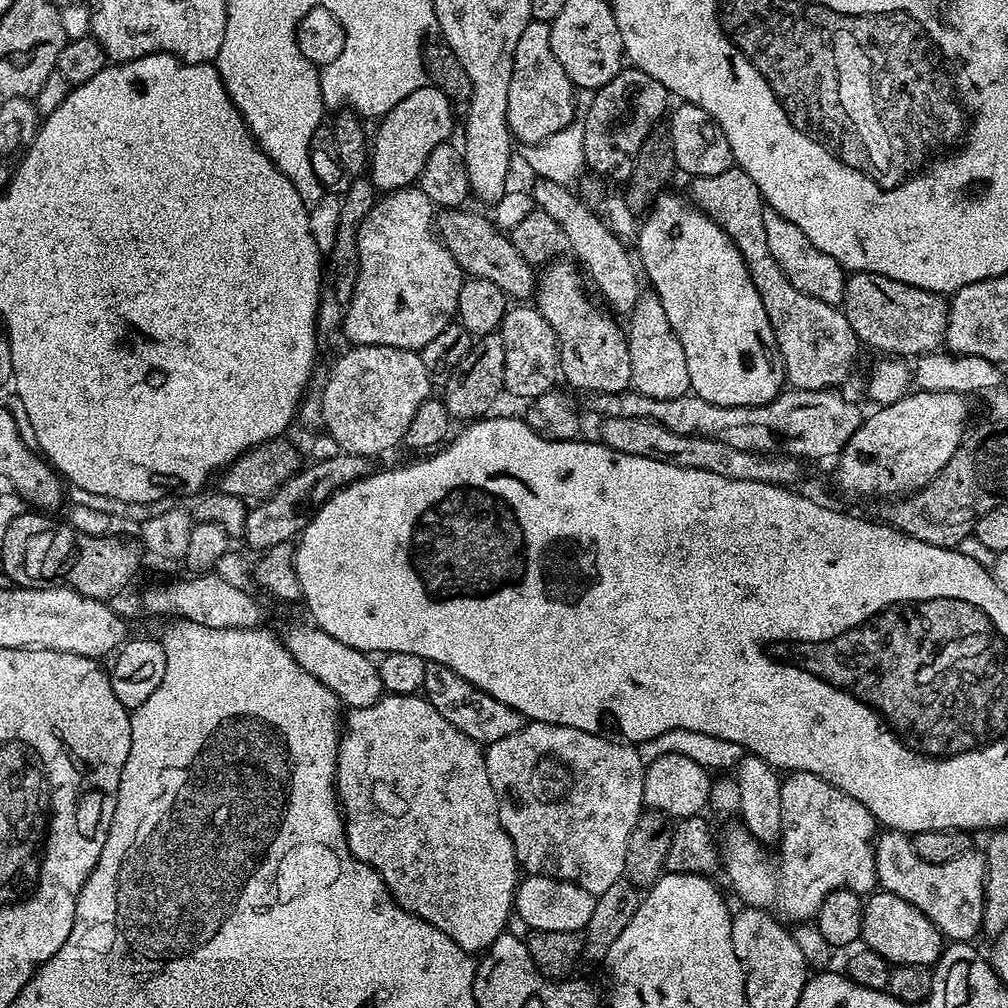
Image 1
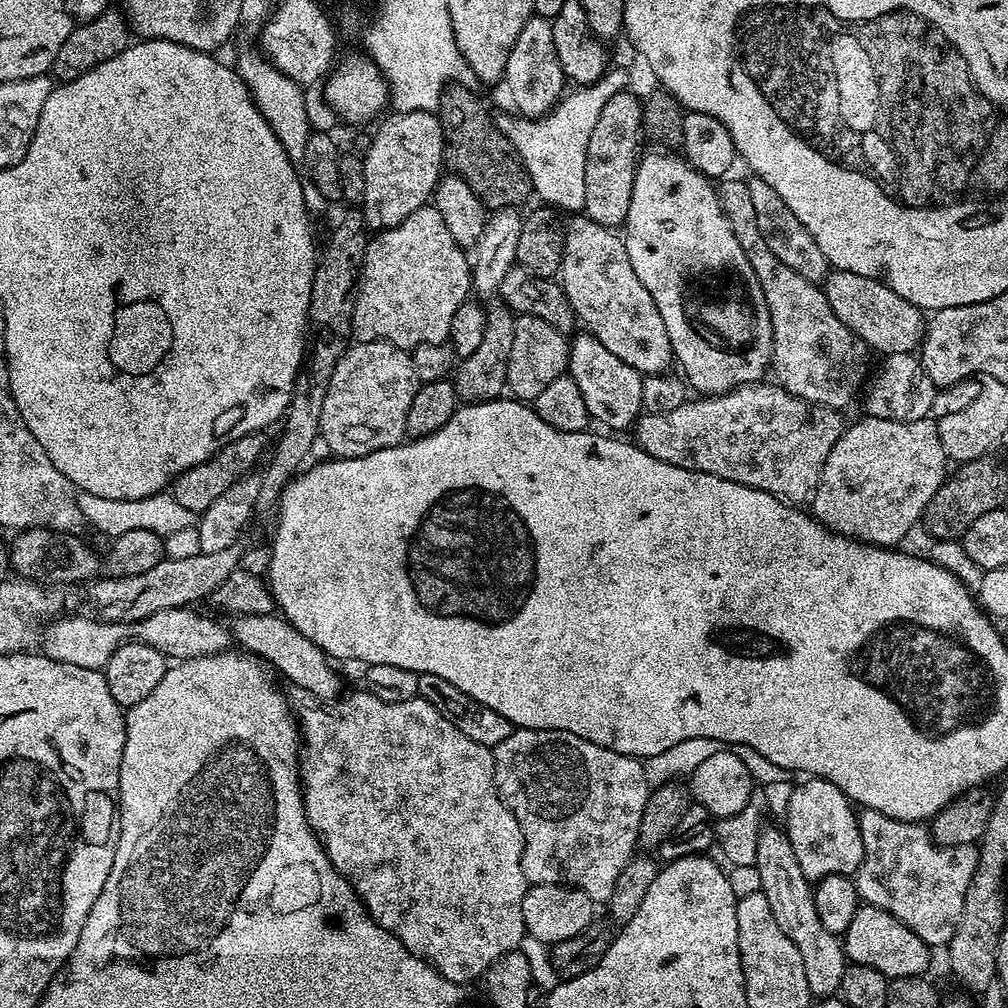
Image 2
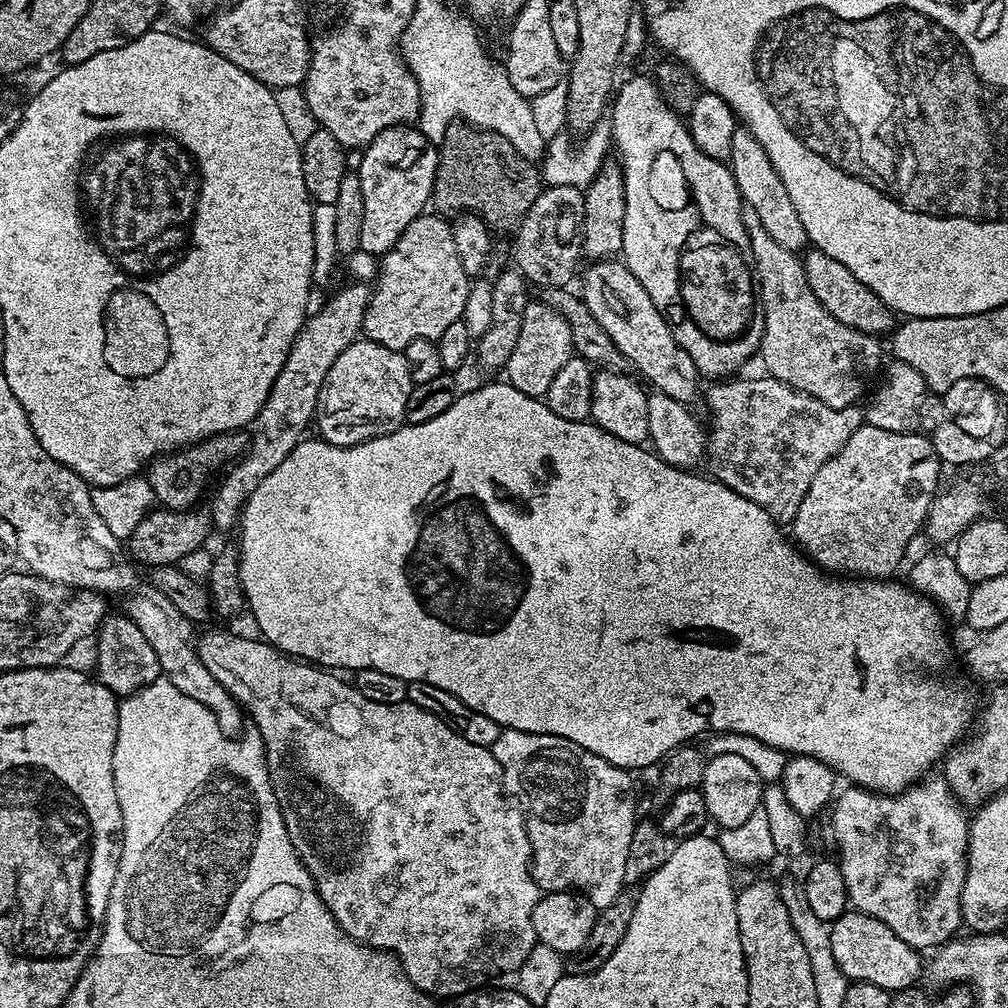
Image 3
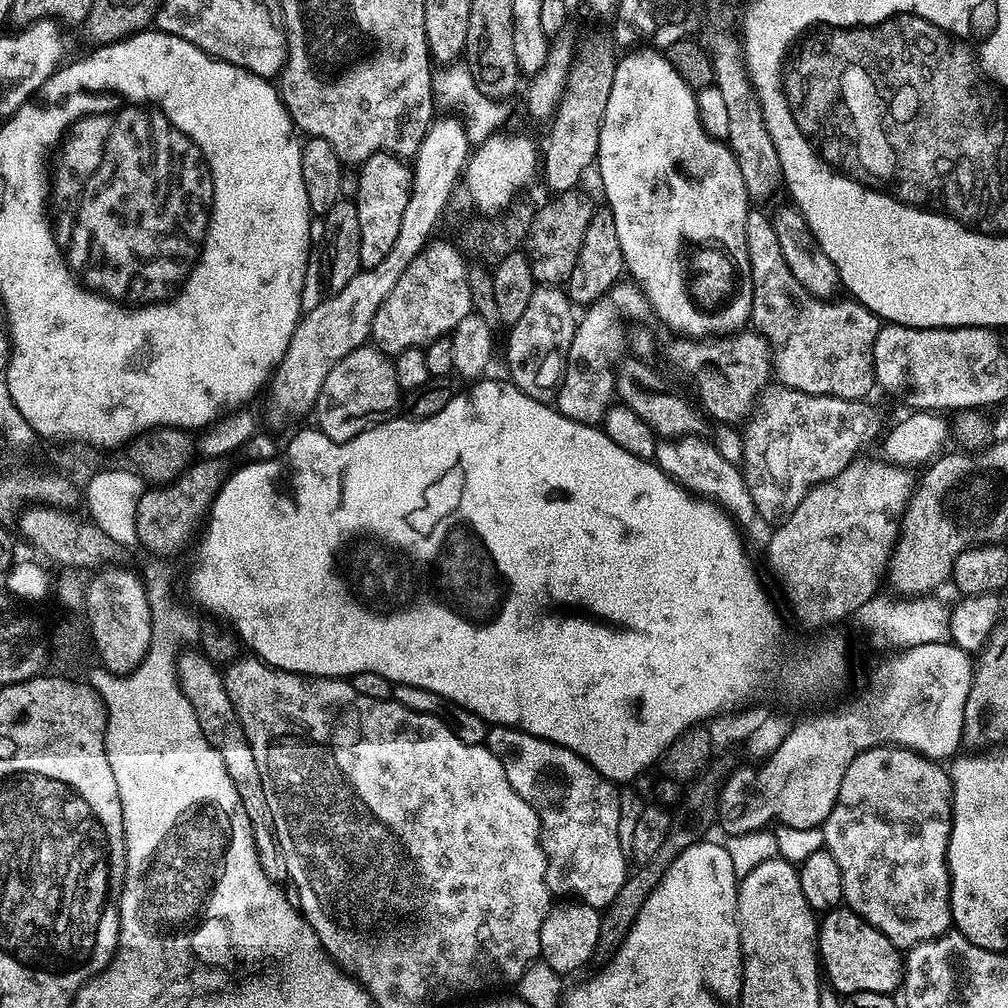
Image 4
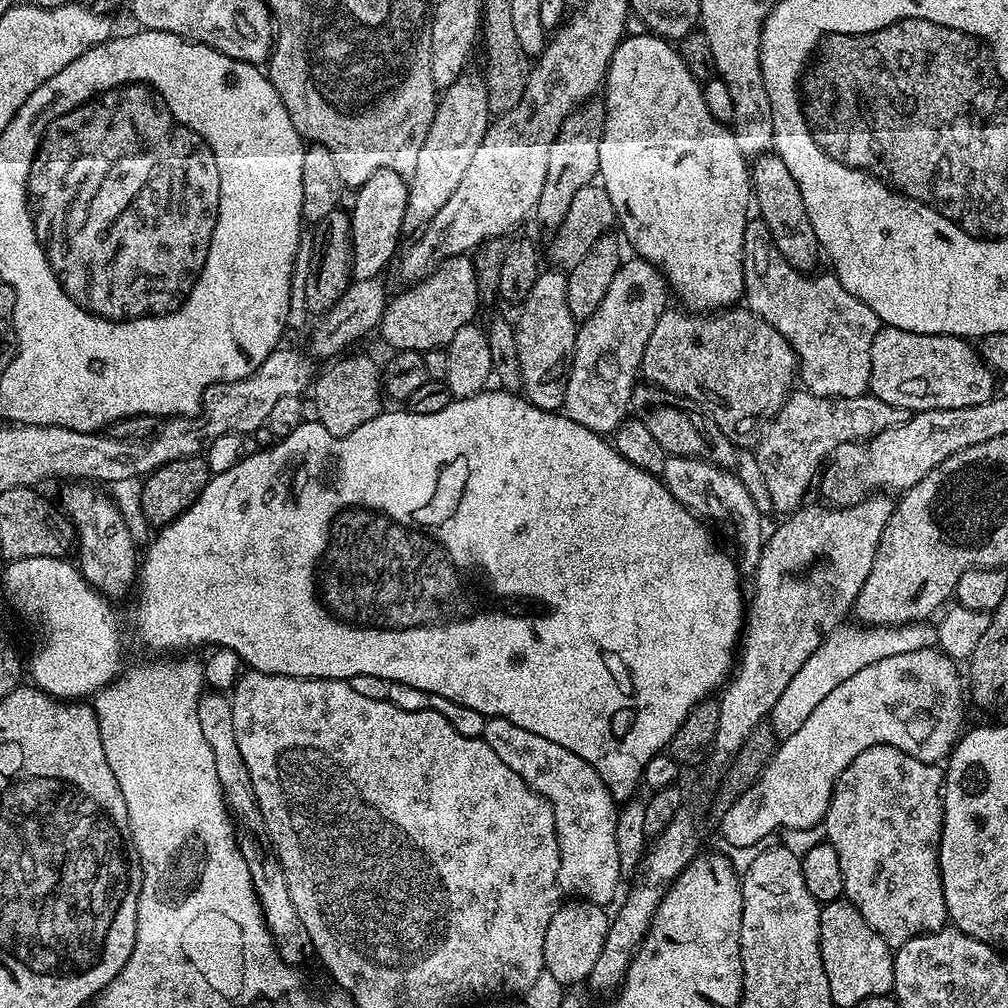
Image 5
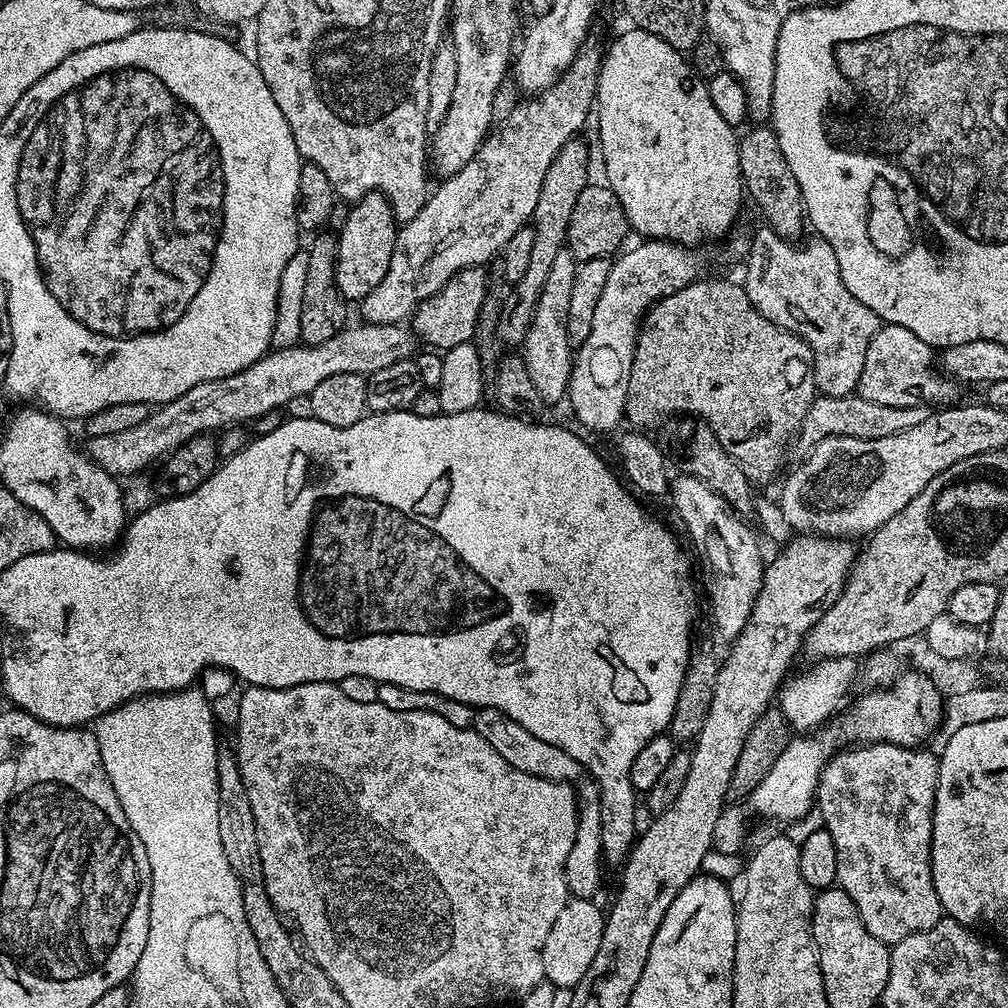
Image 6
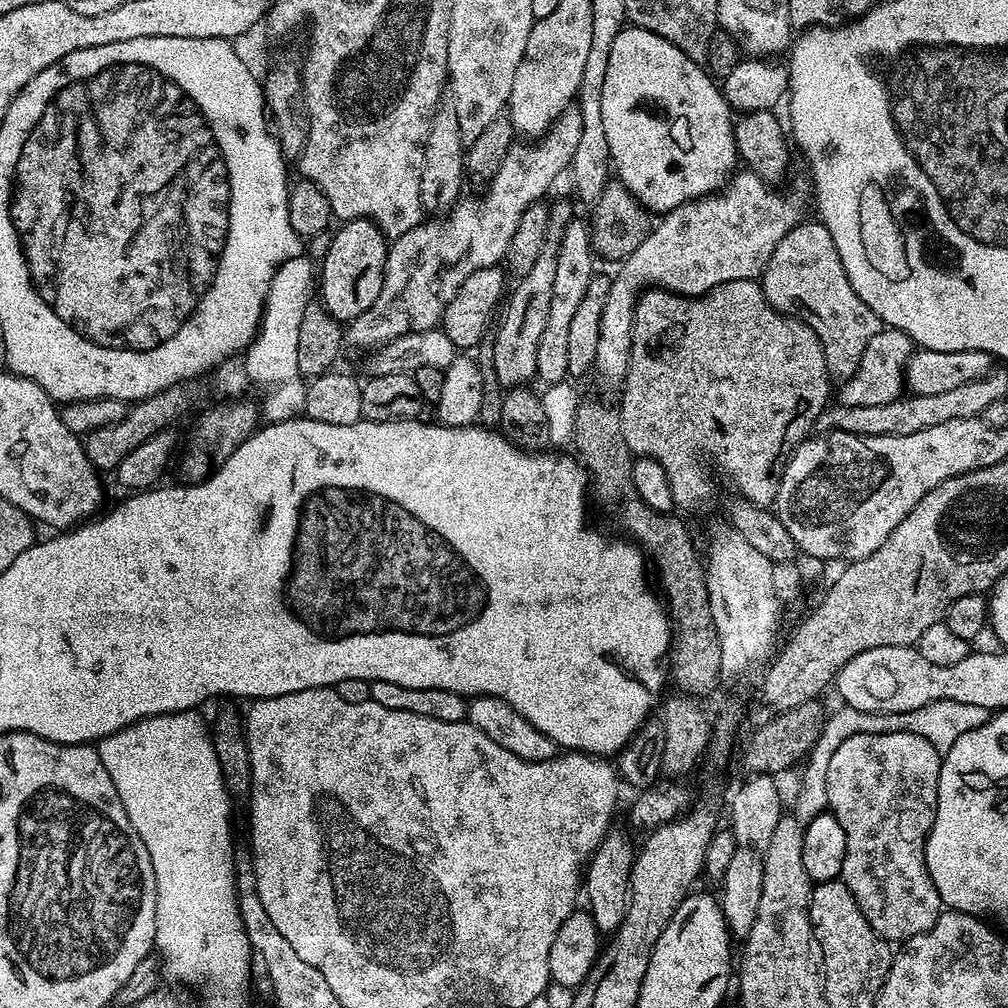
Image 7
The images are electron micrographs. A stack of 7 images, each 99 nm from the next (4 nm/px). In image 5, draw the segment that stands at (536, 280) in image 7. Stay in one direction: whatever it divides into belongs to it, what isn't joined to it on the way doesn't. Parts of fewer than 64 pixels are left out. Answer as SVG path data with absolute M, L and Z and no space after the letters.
M593 98L584 101L574 109L562 122L554 142L550 146L550 162L546 165L546 182L542 186L542 194L538 194L538 202L534 209L534 220L547 230L554 230L566 218L566 210L570 210L570 202L574 194L582 190L582 186L593 183L600 170L600 139L604 133L604 117L606 104L603 99Z

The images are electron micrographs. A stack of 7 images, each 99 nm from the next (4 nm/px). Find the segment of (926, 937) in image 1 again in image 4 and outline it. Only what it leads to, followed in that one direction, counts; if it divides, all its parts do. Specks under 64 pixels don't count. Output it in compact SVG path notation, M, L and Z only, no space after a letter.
M841 906L831 908L828 912L823 913L822 919L818 924L818 955L822 965L823 975L833 992L852 996L855 992L887 992L895 993L901 987L904 979L904 965L902 963L901 949L896 948L870 922L866 922L851 908Z

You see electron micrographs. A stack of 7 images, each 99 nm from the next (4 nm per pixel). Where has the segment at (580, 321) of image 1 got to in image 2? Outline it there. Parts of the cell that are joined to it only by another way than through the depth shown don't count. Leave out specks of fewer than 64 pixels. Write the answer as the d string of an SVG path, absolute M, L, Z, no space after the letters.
M584 330L571 337L566 372L578 382L578 390L582 390L582 398L586 398L586 410L595 423L597 420L605 424L608 427L605 429L616 434L635 425L636 417L642 412L644 376L612 354L591 332Z

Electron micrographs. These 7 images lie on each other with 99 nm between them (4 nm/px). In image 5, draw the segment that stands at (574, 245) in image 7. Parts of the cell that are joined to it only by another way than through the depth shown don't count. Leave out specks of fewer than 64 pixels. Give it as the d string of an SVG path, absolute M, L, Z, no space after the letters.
M541 271L529 296L519 309L520 322L515 325L518 361L521 366L523 391L534 406L554 412L564 407L566 369L576 348L578 322L566 306L568 277L563 271Z

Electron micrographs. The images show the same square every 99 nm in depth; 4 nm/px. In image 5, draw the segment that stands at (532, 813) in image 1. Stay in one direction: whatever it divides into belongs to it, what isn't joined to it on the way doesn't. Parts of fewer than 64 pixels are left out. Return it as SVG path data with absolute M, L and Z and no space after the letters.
M490 716L484 722L483 740L526 786L530 786L543 800L547 800L554 814L554 826L558 838L560 861L558 862L558 878L556 883L561 893L579 898L581 901L608 906L616 896L616 887L620 884L620 844L616 841L616 808L617 801L608 793L608 787L602 778L589 764L582 762L578 754L570 754L566 746L558 746L558 742L550 742L550 738L538 738L538 734L530 734L530 730L522 730L522 726L514 726L501 716Z

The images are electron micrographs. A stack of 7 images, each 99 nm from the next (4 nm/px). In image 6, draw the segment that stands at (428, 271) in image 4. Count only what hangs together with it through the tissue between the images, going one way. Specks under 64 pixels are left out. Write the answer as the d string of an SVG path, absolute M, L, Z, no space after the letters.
M477 266L454 273L450 282L446 282L446 286L438 290L438 294L417 306L410 317L410 328L423 343L424 340L428 343L425 345L436 350L447 350L475 337L478 314L482 310L482 302L486 298L490 283L490 277L484 271L483 267Z

